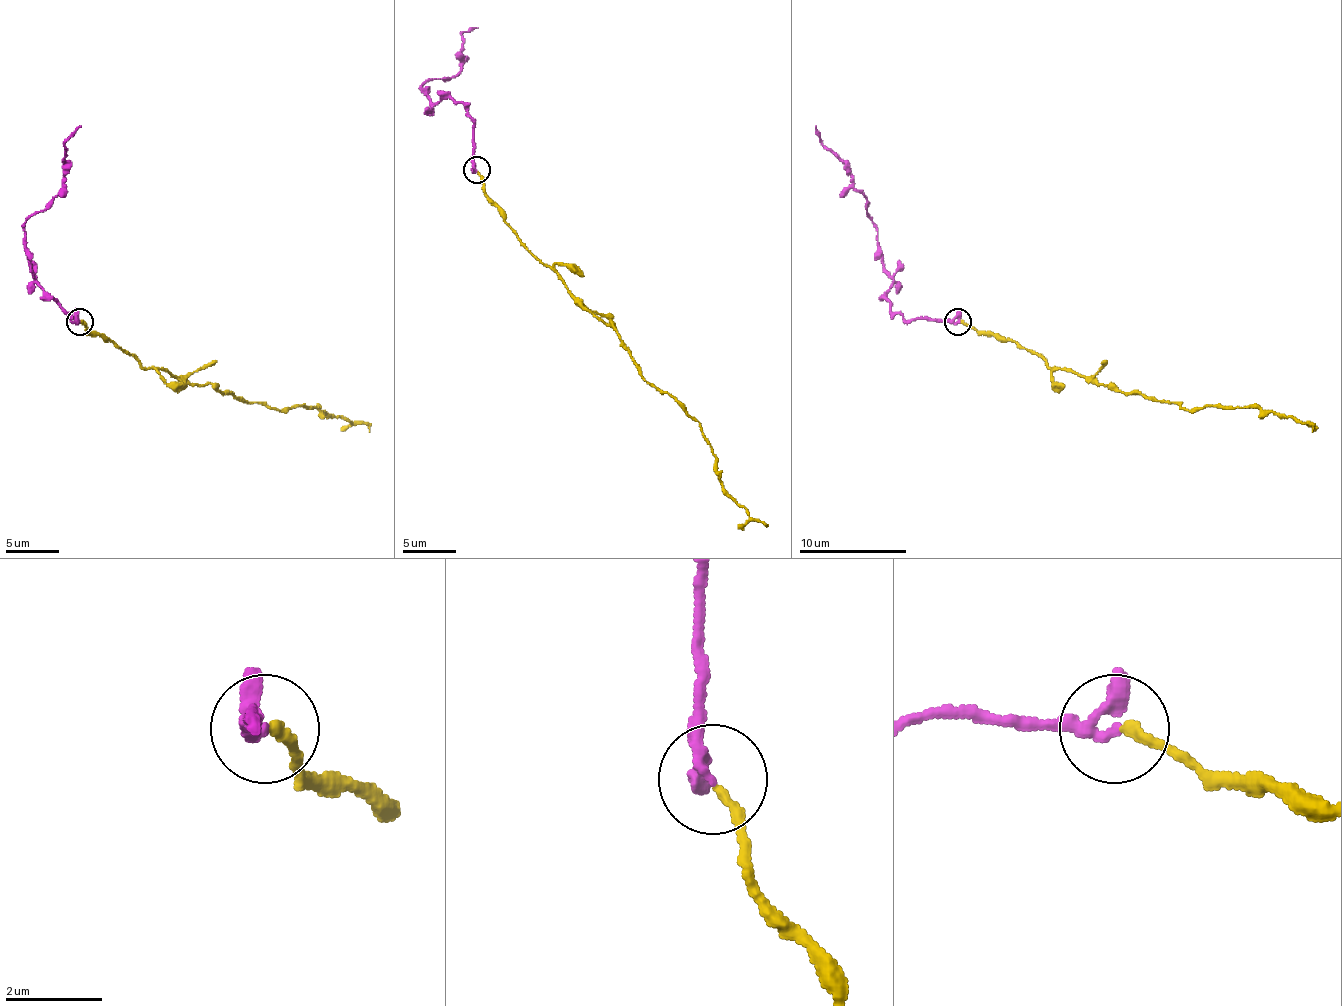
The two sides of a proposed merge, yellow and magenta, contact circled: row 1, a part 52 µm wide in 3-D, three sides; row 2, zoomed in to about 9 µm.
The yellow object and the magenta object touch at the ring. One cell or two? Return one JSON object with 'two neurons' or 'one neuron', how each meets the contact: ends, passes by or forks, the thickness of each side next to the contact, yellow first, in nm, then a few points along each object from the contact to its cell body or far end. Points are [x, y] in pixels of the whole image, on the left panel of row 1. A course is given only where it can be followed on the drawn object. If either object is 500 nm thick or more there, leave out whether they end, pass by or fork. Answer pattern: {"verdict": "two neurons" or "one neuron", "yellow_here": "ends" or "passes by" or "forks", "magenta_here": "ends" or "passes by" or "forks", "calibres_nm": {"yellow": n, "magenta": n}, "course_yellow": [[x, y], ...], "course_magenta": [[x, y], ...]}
{"verdict": "one neuron", "yellow_here": "ends", "magenta_here": "passes by", "calibres_nm": {"yellow": 200, "magenta": 160}, "course_yellow": [[80, 322], [144, 368], [211, 384], [249, 403], [303, 405], [362, 421], [370, 432]], "course_magenta": [[80, 322], [48, 295], [29, 268], [24, 239], [24, 223], [64, 191], [64, 142], [80, 126]]}

